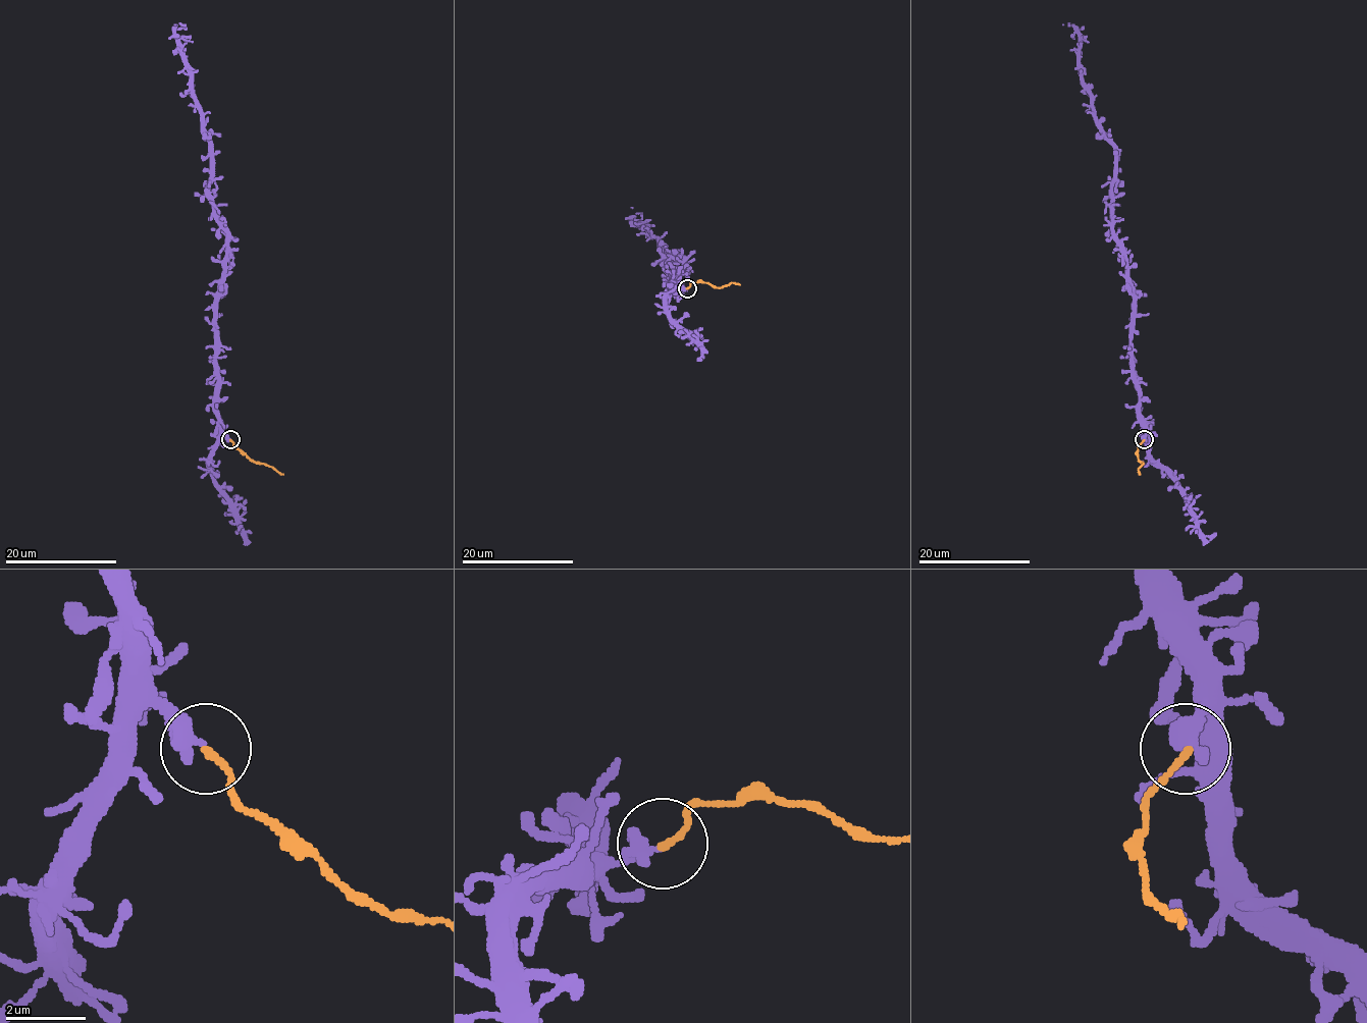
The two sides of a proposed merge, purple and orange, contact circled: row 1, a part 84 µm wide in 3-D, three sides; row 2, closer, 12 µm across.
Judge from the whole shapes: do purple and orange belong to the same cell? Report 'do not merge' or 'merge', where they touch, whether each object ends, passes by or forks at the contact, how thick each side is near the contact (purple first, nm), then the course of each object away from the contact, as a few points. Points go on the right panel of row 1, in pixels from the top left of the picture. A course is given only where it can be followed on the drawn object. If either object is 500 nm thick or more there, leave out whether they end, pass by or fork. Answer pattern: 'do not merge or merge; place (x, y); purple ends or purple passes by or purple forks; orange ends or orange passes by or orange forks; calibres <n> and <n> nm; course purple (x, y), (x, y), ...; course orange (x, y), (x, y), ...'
do not merge; place (1144, 439); purple ends; orange ends; calibres 480 and 170 nm; course purple (1145, 438), (1131, 342), (1134, 289), (1112, 225), (1115, 144), (1082, 77), (1078, 30), (1062, 24); course orange (1143, 439), (1138, 446), (1138, 458), (1143, 464), (1138, 469), (1141, 475)

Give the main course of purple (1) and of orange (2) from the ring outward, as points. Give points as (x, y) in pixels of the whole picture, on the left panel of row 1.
1: (229, 438), (217, 415), (216, 342), (227, 233), (209, 190), (210, 137), (175, 30), (179, 22), (174, 24)
2: (229, 439), (249, 458), (282, 475)

